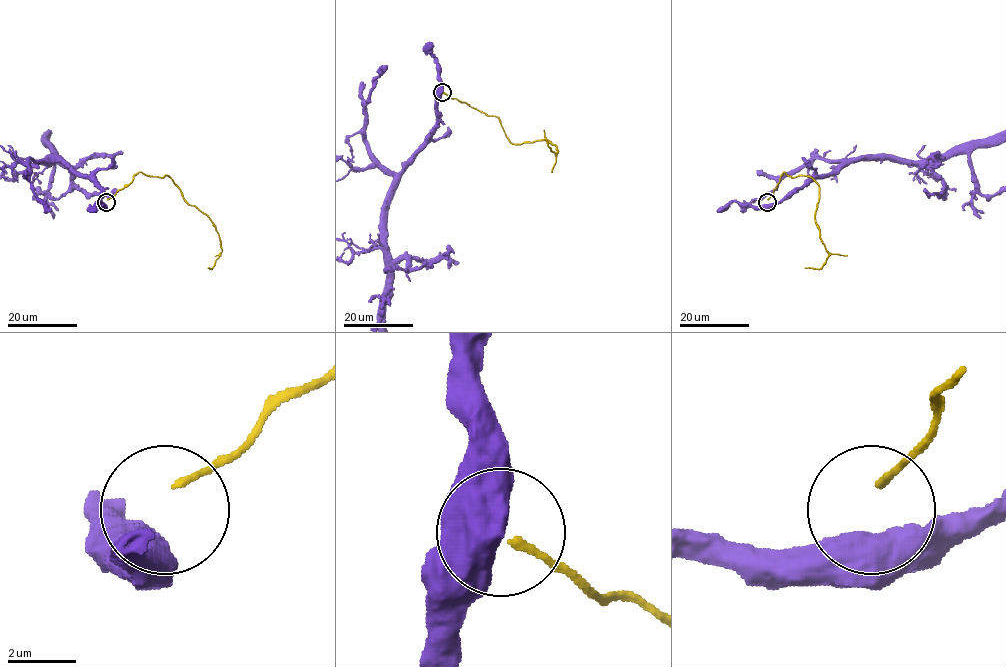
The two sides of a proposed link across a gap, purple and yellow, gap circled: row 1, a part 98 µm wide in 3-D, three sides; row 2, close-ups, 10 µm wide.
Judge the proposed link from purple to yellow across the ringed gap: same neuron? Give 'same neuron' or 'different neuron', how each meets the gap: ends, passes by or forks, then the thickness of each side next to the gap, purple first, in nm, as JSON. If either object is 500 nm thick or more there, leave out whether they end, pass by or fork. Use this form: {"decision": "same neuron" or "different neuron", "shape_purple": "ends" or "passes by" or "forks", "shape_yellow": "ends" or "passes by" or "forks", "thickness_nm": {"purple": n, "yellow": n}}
{"decision": "different neuron", "thickness_nm": {"purple": 800, "yellow": 220}}

